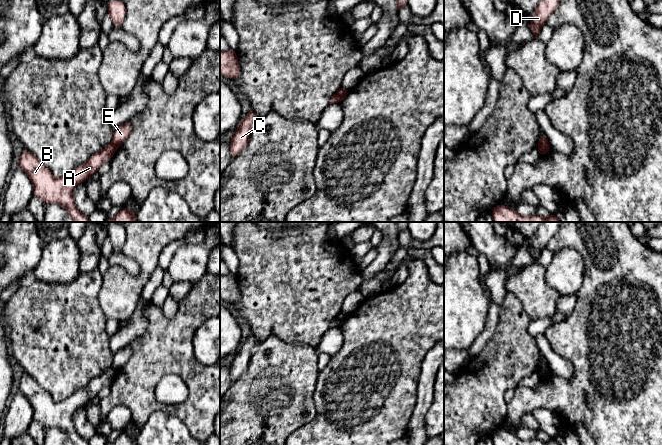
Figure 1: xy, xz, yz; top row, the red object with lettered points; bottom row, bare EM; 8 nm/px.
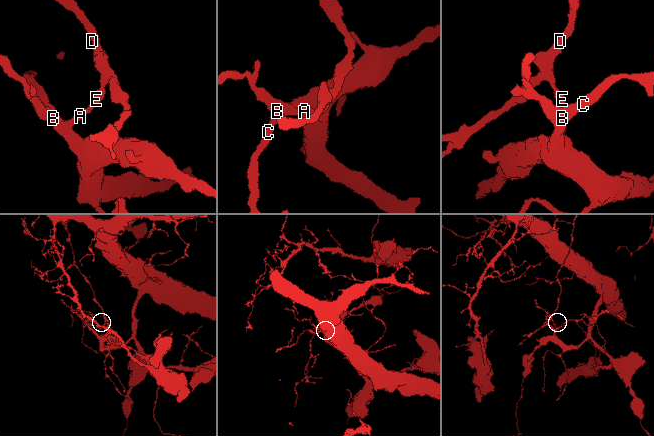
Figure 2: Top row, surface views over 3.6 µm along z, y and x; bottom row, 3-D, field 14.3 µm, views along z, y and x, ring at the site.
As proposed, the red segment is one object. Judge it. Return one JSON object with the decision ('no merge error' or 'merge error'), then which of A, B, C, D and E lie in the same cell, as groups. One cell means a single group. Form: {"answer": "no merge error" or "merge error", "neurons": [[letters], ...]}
{"answer": "merge error", "neurons": [["A", "B", "C"], ["D", "E"]]}

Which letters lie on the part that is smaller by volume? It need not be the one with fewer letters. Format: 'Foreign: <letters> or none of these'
Foreign: D, E

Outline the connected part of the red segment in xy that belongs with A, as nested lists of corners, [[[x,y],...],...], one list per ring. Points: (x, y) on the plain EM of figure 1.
[[[110,367],[102,375],[91,379],[84,389],[60,402],[55,402],[33,377],[24,373],[20,379],[19,392],[29,400],[33,408],[33,419],[44,428],[60,428],[74,445],[89,445],[89,441],[76,431],[73,414],[78,407],[96,397],[102,387],[110,385],[116,374],[117,371]]]

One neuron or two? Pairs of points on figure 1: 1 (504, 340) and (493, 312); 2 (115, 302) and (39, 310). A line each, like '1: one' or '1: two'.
1: two
2: two

